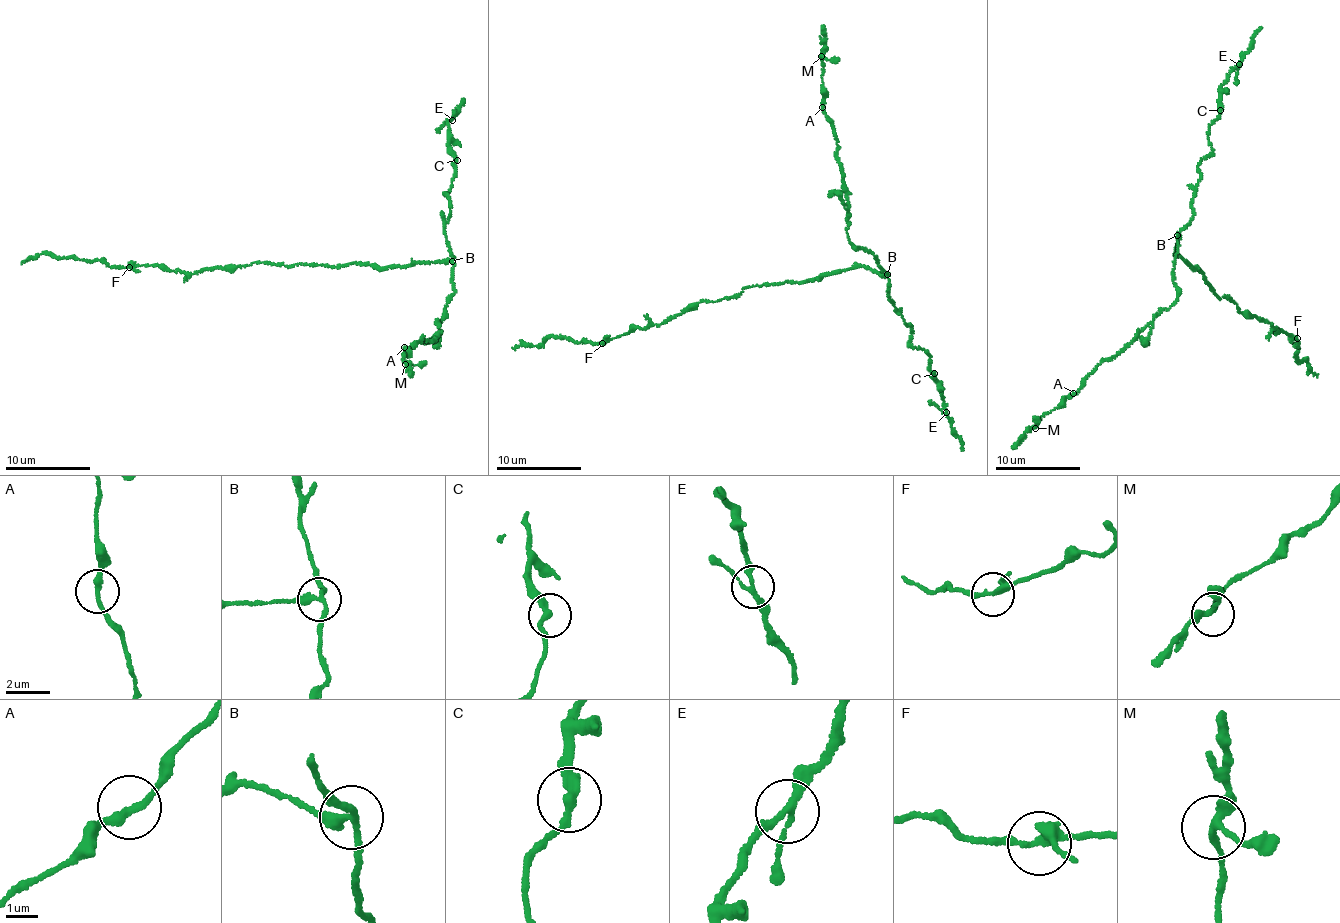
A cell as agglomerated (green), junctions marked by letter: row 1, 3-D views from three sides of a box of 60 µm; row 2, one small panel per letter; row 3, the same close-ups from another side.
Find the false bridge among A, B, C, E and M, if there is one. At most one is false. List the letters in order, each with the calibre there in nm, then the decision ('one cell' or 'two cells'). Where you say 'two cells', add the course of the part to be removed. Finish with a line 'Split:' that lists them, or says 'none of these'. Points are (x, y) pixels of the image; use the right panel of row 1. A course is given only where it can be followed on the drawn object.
A: calibre 240 nm; one cell
B: calibre 240 nm; two cells; course (1178, 234), (1175, 250), (1213, 291), (1246, 317), (1261, 318), (1299, 343), (1297, 360), (1306, 360), (1317, 377)
C: calibre 240 nm; one cell
E: calibre 200 nm; one cell
M: calibre 240 nm; one cell
Split: B

